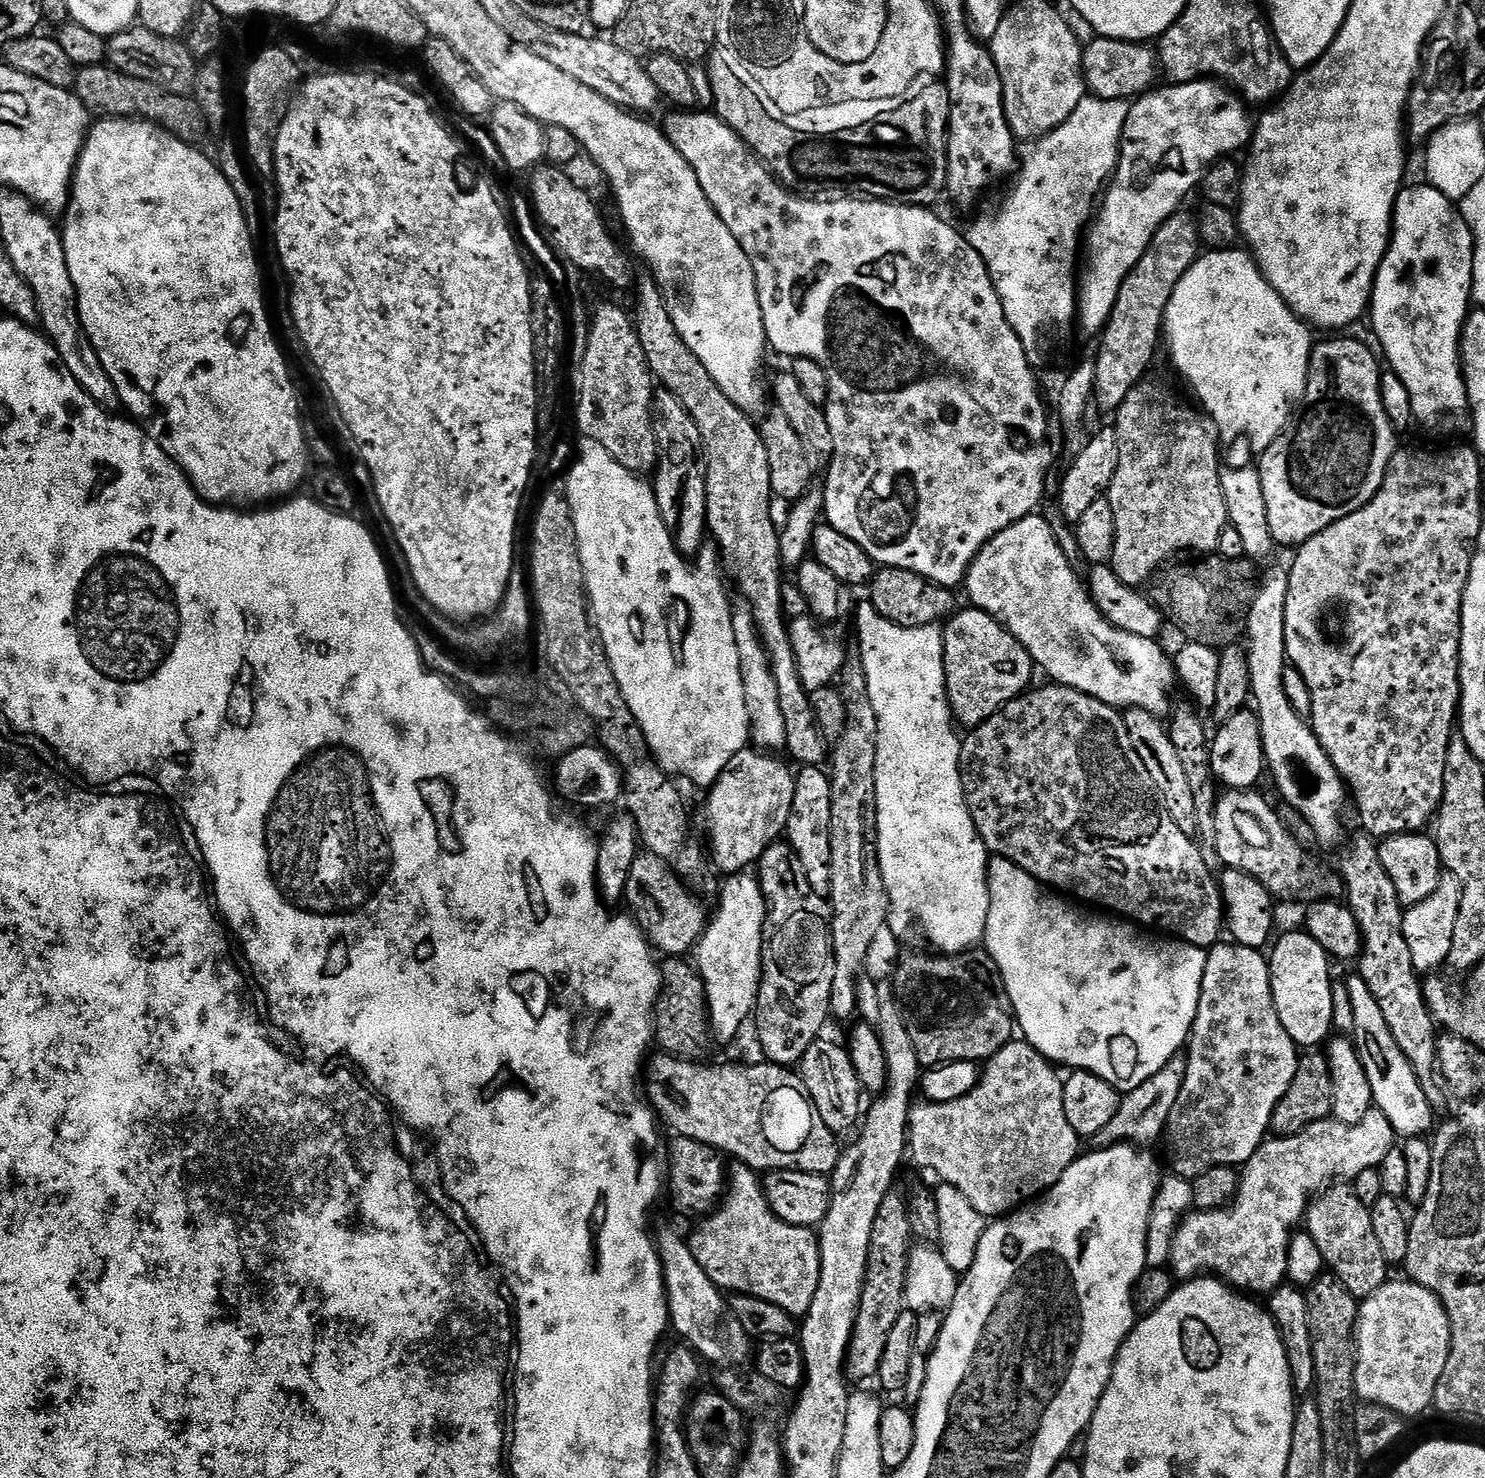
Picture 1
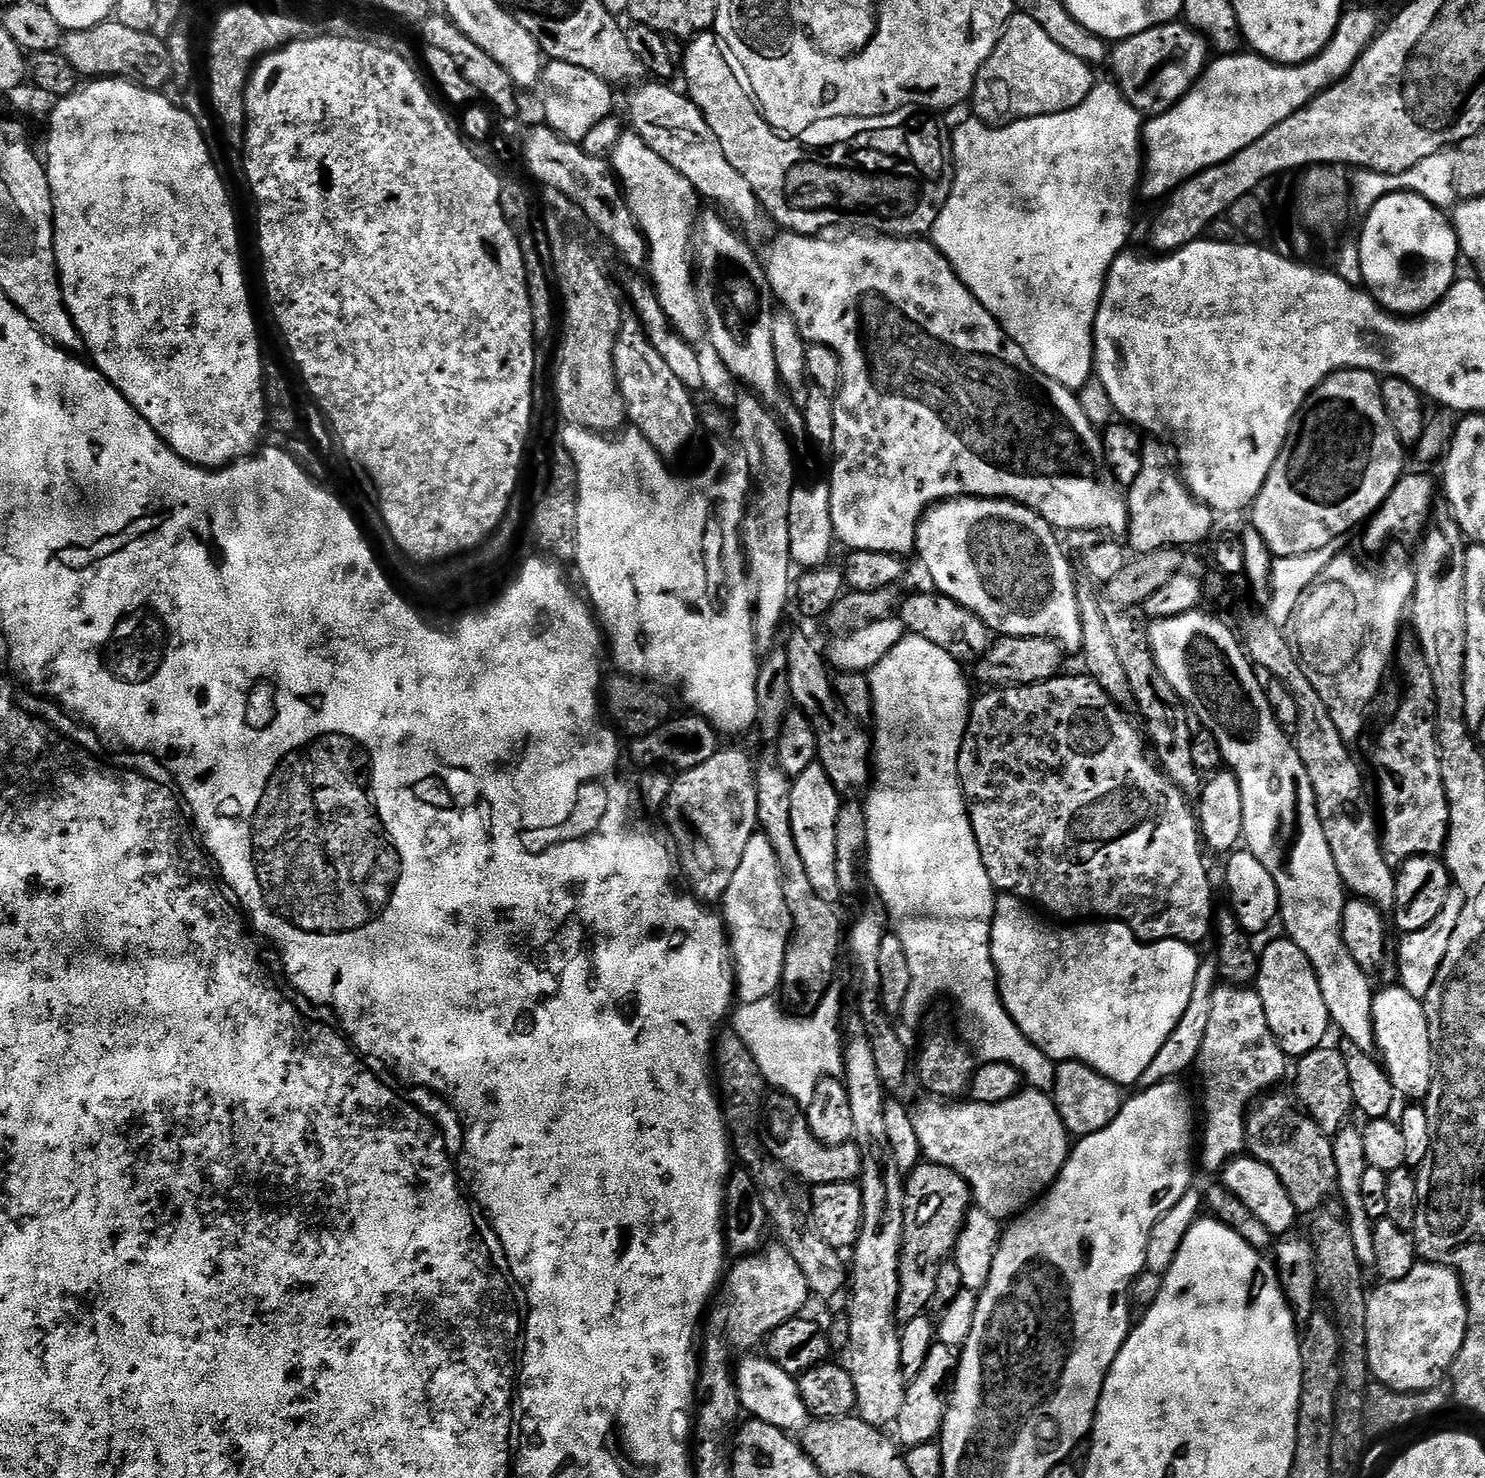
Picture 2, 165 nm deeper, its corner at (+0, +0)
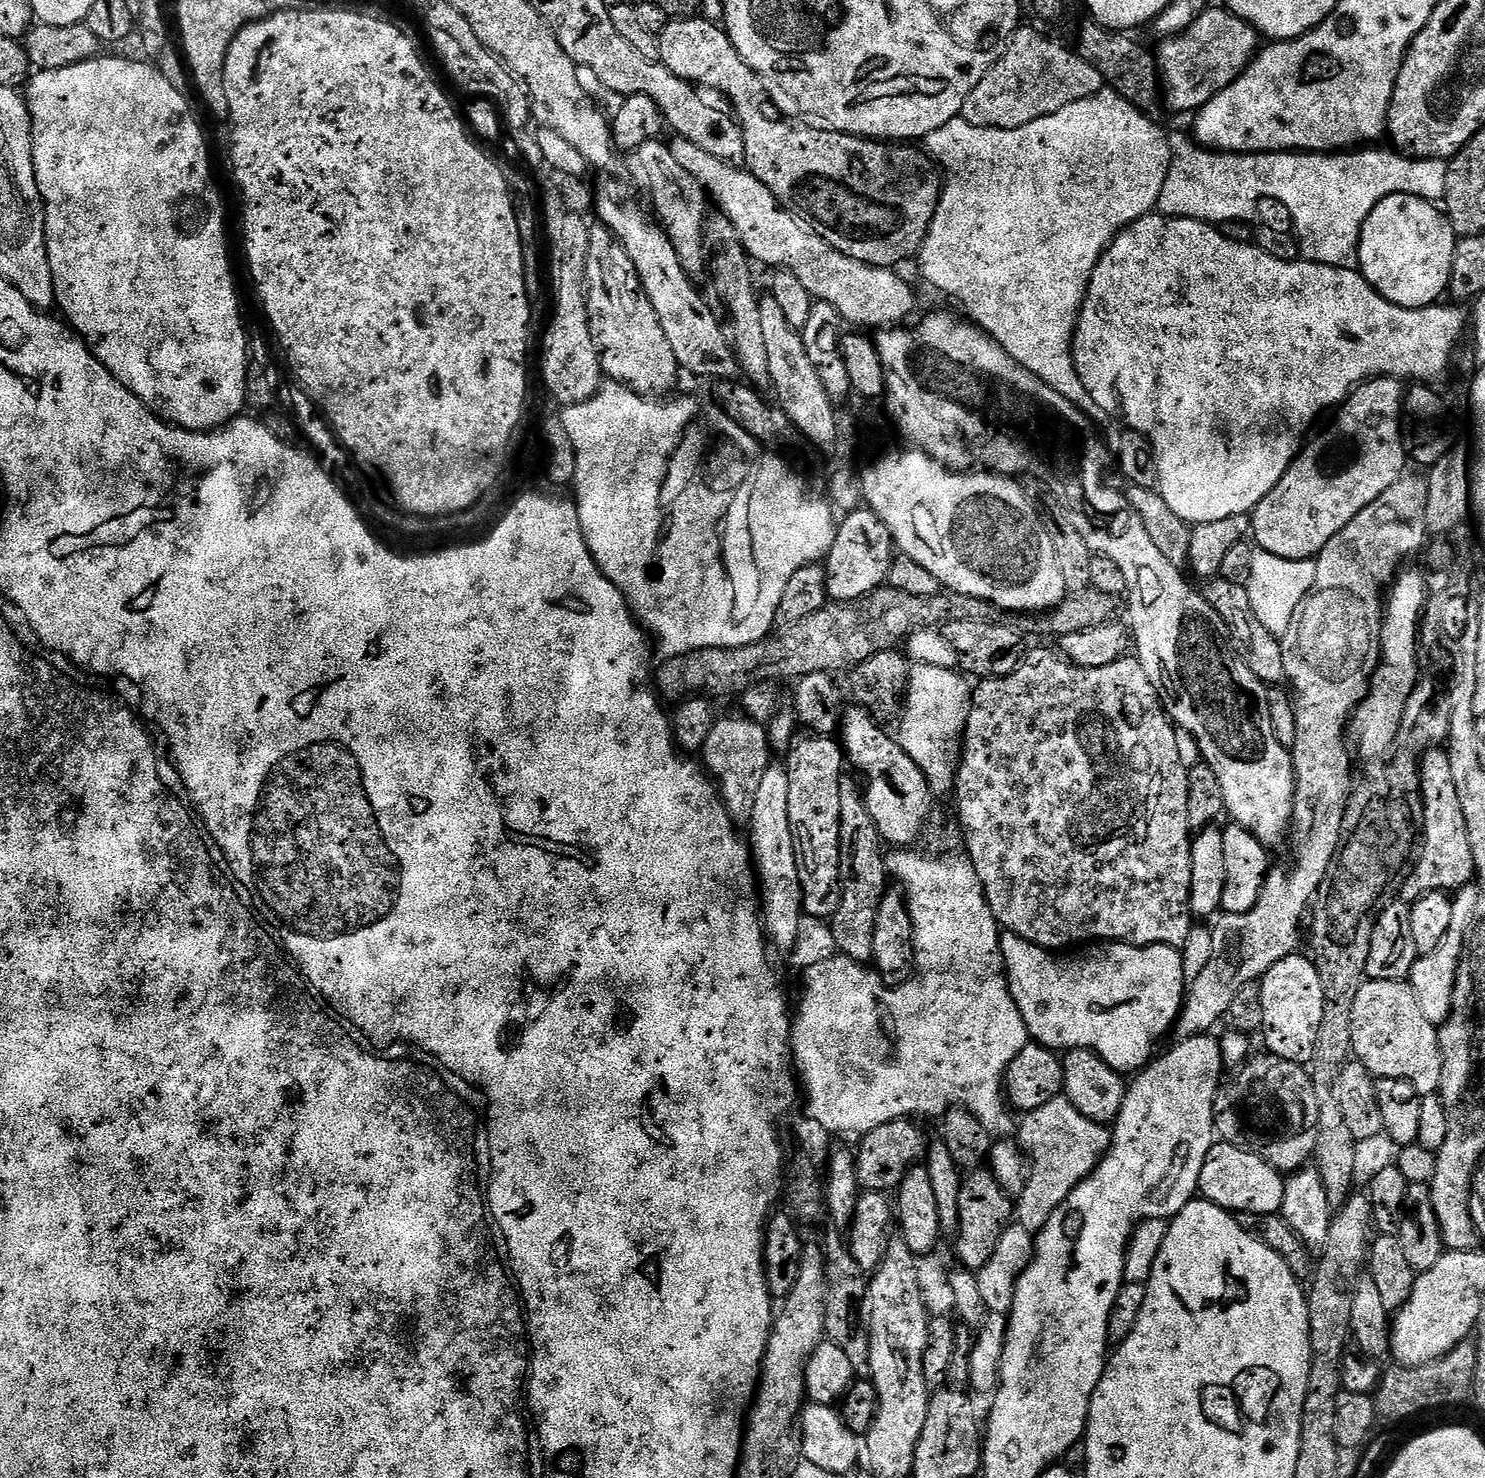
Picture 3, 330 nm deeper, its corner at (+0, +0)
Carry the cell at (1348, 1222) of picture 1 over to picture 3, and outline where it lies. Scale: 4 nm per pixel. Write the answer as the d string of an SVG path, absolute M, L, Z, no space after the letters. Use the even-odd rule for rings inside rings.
M1271 1054L1249 1055L1243 1064L1235 1069L1232 1077L1223 1081L1216 1093L1216 1131L1221 1141L1241 1146L1247 1145L1253 1152L1274 1166L1281 1174L1300 1171L1316 1155L1318 1138L1318 1094L1312 1081L1311 1071L1304 1064L1278 1058Z

